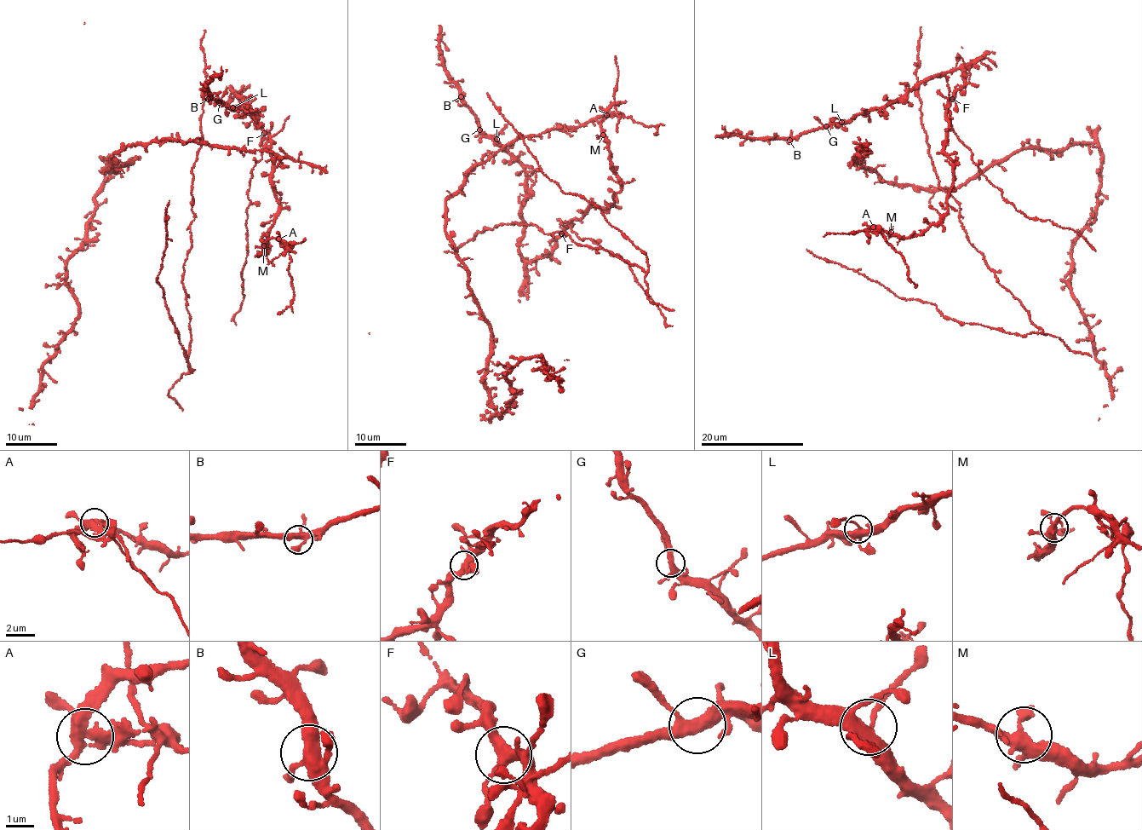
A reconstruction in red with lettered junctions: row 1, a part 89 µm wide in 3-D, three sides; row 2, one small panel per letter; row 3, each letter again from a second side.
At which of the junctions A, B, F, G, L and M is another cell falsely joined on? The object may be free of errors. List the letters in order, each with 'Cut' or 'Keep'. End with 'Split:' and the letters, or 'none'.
A: Cut
B: Keep
F: Keep
G: Keep
L: Keep
M: Keep
Split: A

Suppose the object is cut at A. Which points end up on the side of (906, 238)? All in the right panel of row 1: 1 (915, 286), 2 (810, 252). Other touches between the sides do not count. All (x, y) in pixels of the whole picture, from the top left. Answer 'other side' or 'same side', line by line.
1: other side
2: same side

